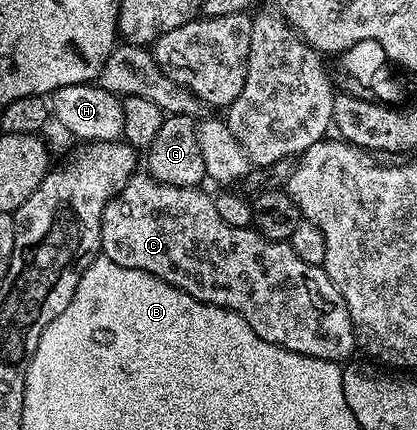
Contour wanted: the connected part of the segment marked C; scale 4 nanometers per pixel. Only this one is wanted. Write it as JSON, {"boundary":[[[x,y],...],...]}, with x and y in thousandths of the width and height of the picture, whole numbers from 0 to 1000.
{"boundary":[[[348,400],[321,402],[307,428],[297,428],[297,437],[288,437],[288,447],[259,465],[245,495],[245,591],[297,623],[372,637],[384,651],[470,698],[566,726],[621,795],[640,795],[669,814],[698,814],[741,833],[827,844],[847,826],[839,821],[854,814],[849,756],[835,707],[825,707],[825,688],[815,688],[779,626],[758,614],[729,614],[693,563],[640,563],[631,544],[600,526],[556,530],[556,521],[537,521],[518,495],[511,458],[489,444],[463,433],[372,423]]]}

